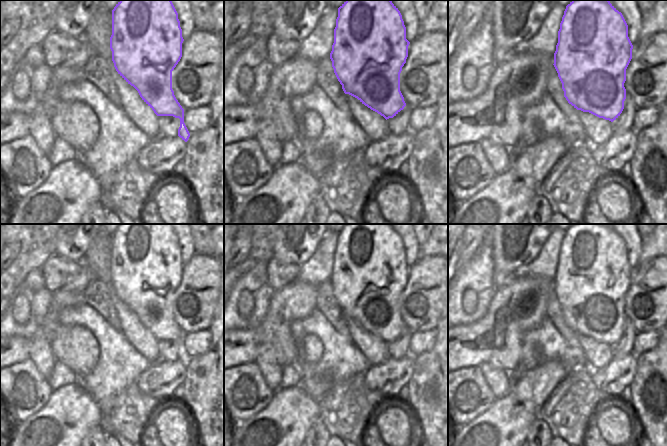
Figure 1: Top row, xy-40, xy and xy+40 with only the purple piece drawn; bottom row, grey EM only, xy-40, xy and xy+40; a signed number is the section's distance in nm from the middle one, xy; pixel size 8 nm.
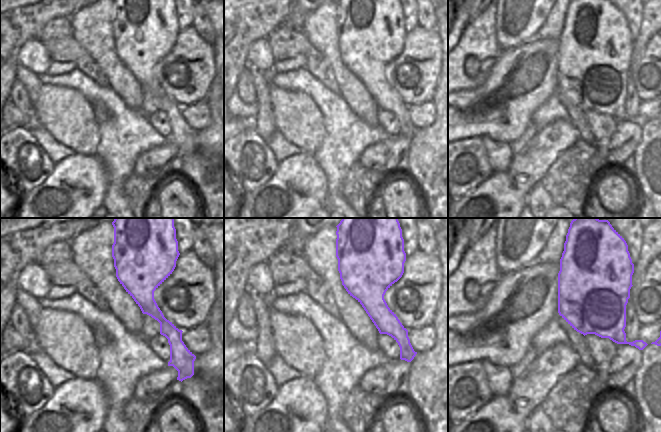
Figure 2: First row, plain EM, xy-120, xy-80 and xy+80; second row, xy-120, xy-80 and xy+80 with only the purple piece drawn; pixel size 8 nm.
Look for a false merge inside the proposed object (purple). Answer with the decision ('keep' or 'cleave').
keep

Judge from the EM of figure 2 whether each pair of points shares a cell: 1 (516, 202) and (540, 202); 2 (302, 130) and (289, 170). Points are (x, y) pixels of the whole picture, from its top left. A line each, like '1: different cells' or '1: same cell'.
1: different cells
2: different cells

